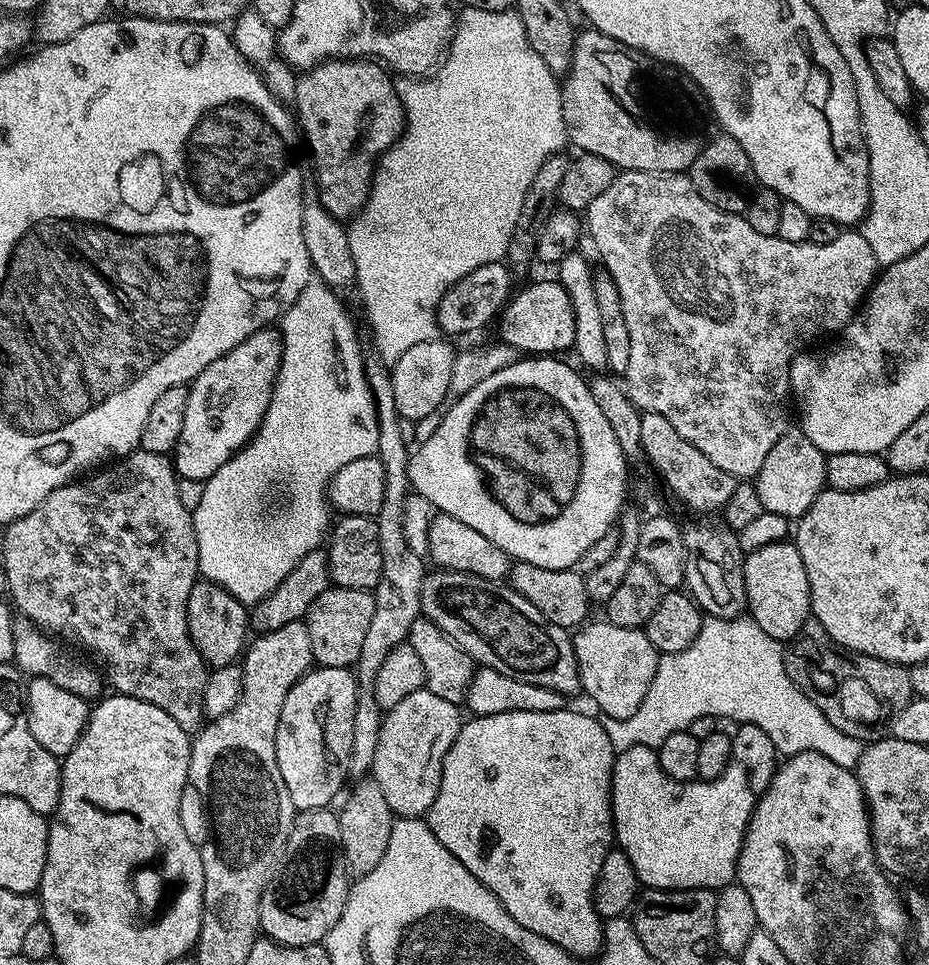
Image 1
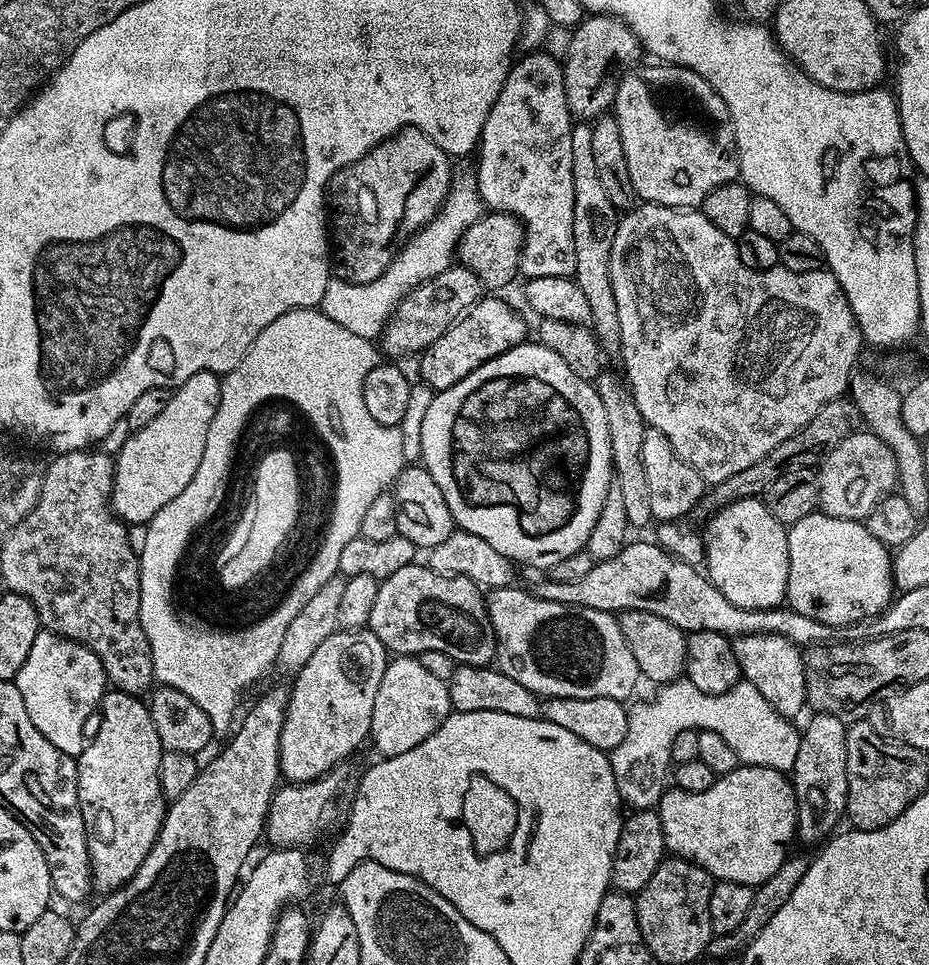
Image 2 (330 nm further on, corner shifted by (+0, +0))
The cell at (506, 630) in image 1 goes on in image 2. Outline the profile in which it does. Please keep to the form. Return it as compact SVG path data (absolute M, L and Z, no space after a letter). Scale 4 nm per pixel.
M420 562L402 566L402 570L380 581L366 627L392 654L416 656L426 650L442 650L442 654L450 654L457 665L473 664L479 668L491 665L496 658L496 635L488 617L486 596L480 585L470 582L470 578L443 576Z

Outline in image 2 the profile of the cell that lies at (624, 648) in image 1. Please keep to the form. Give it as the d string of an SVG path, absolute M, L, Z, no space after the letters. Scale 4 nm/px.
M516 587L494 588L486 596L488 617L496 635L495 667L499 668L502 674L506 674L506 678L514 678L514 682L522 682L522 686L526 686L526 690L535 692L541 698L557 696L558 698L614 698L621 702L627 701L627 696L635 690L636 683L641 683L642 677L638 670L638 662L634 662L634 654L630 654L630 646L626 646L626 638L622 638L619 619L610 612L590 610L586 606L570 606L562 602L543 600L535 596L531 591L523 592L522 589Z

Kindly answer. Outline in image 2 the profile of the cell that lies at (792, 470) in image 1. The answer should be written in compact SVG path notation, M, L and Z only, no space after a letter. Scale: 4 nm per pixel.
M857 430L847 436L830 454L826 454L816 472L819 511L834 518L867 521L870 510L897 487L896 459L880 438L867 430Z

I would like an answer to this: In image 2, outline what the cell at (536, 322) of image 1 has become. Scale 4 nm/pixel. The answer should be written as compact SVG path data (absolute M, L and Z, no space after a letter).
M488 294L481 298L473 308L468 309L445 330L438 342L434 342L430 348L425 348L419 357L419 379L429 384L436 392L462 382L466 374L470 374L490 358L498 358L498 354L529 339L527 322L506 301L495 300L492 296L495 295Z

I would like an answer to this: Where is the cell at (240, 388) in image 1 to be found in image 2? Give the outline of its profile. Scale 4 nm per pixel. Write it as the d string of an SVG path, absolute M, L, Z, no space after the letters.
M199 372L189 378L185 384L172 392L170 402L166 402L166 410L150 426L142 426L140 432L132 432L122 446L116 466L116 481L112 487L112 510L125 522L152 519L152 513L171 497L182 494L182 490L190 482L192 472L198 470L200 449L206 446L208 424L214 422L216 402L220 398L221 377L215 372Z

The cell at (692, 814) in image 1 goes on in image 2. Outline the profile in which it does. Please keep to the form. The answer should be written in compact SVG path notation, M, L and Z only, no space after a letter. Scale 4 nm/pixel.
M745 764L724 776L717 776L710 790L687 792L669 787L659 802L658 811L665 849L673 857L691 860L707 870L709 876L726 882L753 886L766 882L766 878L771 878L778 866L788 859L788 843L796 836L796 795L791 779L785 773L757 764Z

